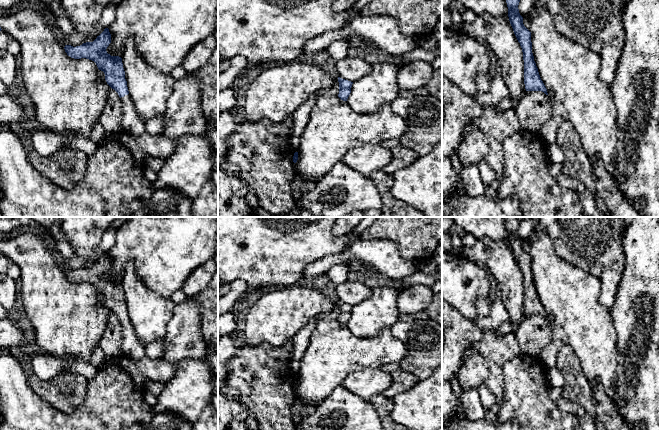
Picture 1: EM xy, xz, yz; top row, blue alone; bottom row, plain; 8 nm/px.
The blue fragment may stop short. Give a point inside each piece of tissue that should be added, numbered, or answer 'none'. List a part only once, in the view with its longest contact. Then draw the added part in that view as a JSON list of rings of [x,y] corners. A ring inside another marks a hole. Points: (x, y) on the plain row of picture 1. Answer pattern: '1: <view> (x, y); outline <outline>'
1: xy (131, 346); outline [[[125,319],[124,321],[121,321],[120,324],[122,326],[123,336],[121,354],[134,359],[140,359],[144,357],[145,346],[138,339],[130,319]]]

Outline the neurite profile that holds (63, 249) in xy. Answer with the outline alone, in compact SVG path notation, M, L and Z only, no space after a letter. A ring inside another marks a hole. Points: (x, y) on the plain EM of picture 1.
M51 241L51 246L59 258L74 258L74 257L76 257L76 253L69 242Z

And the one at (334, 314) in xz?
M337 302L335 303L335 307L331 312L321 315L318 319L322 319L325 321L338 321L338 318L339 318L339 306Z

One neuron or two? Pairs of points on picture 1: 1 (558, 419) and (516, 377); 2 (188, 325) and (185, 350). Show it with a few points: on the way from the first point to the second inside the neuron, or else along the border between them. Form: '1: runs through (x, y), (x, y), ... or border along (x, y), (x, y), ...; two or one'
1: runs through (549, 409), (527, 388); one
2: runs through (185, 331), (185, 344); one

